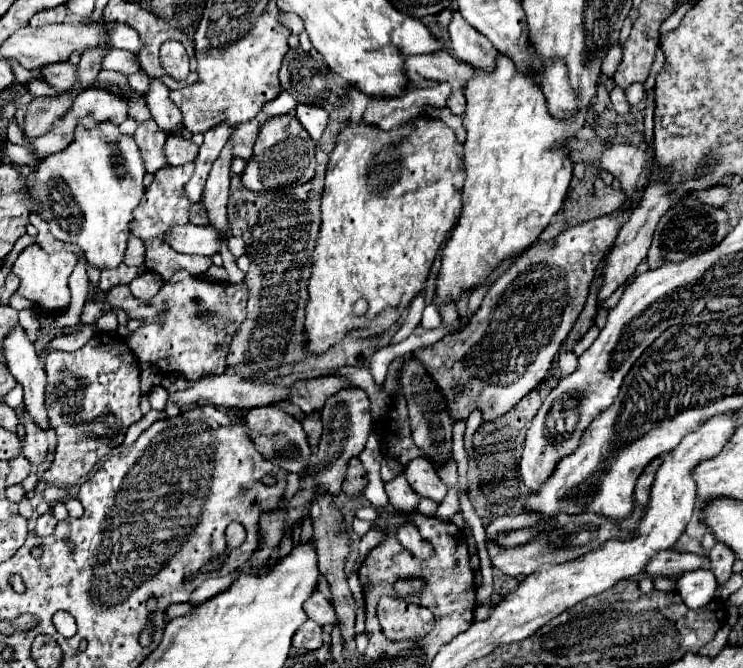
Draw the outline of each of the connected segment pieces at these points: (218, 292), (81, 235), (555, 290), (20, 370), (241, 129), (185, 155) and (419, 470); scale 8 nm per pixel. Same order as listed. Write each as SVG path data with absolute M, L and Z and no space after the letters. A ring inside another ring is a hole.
M187 271L175 273L149 301L133 297L129 285L117 285L107 293L111 307L121 309L129 319L139 319L143 323L127 337L135 357L159 367L163 375L181 375L187 381L197 381L207 373L225 371L225 355L217 351L217 345L229 347L231 337L245 319L247 297L245 285L201 281ZM159 311L163 311L161 321L155 317Z
M81 117L75 127L73 141L63 151L47 155L39 161L35 169L35 183L29 193L39 205L37 213L43 221L47 221L49 231L55 239L79 245L85 251L87 261L99 269L117 267L123 261L127 247L131 213L145 193L143 175L143 157L139 157L139 147L131 135L121 133L119 127L111 121L95 123L93 117Z
M633 207L617 209L563 231L551 243L541 241L527 249L491 285L465 329L413 353L443 391L453 421L467 419L475 407L483 411L483 421L491 421L543 381L559 345L585 307L599 261L605 259L631 213Z
M15 325L11 333L3 339L3 353L9 371L13 377L23 385L25 389L25 407L35 419L35 423L43 429L49 427L47 413L43 407L45 401L45 371L37 361L37 353L33 343L29 341L25 329L21 325Z
M253 119L253 121L247 121L243 125L237 125L229 137L231 141L231 147L233 147L233 157L241 157L245 161L251 159L251 153L253 153L253 143L255 143L255 137L259 133L259 121Z
M169 135L165 143L165 155L169 165L185 165L191 163L197 155L197 145L183 135Z
M417 457L417 459L409 461L409 465L405 467L403 473L405 473L411 489L417 491L421 497L429 497L437 503L443 501L443 497L447 493L447 487L439 479L431 461L427 461L425 457Z

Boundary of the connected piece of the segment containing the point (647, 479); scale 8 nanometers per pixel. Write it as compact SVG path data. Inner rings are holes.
M657 457L655 461L651 461L651 463L647 465L647 469L643 469L643 473L639 475L639 481L637 481L637 485L635 485L635 501L637 501L641 507L647 505L651 481L653 481L653 477L655 477L655 471L657 471L657 467L659 467L659 461L661 461L661 457Z

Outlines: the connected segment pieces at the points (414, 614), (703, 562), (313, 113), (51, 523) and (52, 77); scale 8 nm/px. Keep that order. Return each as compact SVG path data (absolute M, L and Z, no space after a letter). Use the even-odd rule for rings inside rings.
M381 597L377 617L389 641L417 641L433 629L433 613L401 597Z
M667 549L663 553L657 553L645 567L645 573L649 575L663 575L663 577L673 577L681 575L685 571L701 569L707 567L709 559L693 553L677 553L673 549Z
M299 103L295 107L295 117L297 121L307 129L307 133L317 141L327 125L327 111L323 107L315 107L315 105L305 105Z
M45 513L45 515L37 517L37 521L35 521L35 535L41 537L41 539L49 537L53 533L53 529L55 529L55 523L57 523L57 519L51 513Z
M71 63L45 65L43 69L39 69L39 73L43 73L41 81L45 81L49 87L53 87L53 89L57 89L57 91L67 91L67 89L71 89L71 85L75 83L77 67L71 65Z

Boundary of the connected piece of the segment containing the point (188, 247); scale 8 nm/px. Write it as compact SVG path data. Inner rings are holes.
M175 225L171 231L163 235L163 239L179 253L193 253L193 255L215 255L219 253L221 235L213 227L201 225Z

